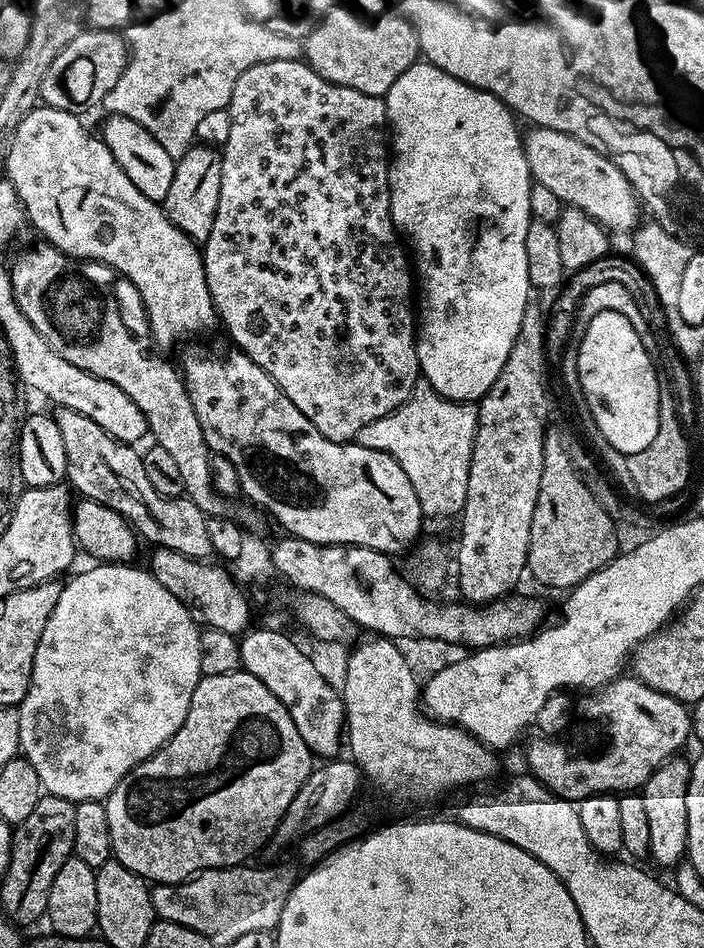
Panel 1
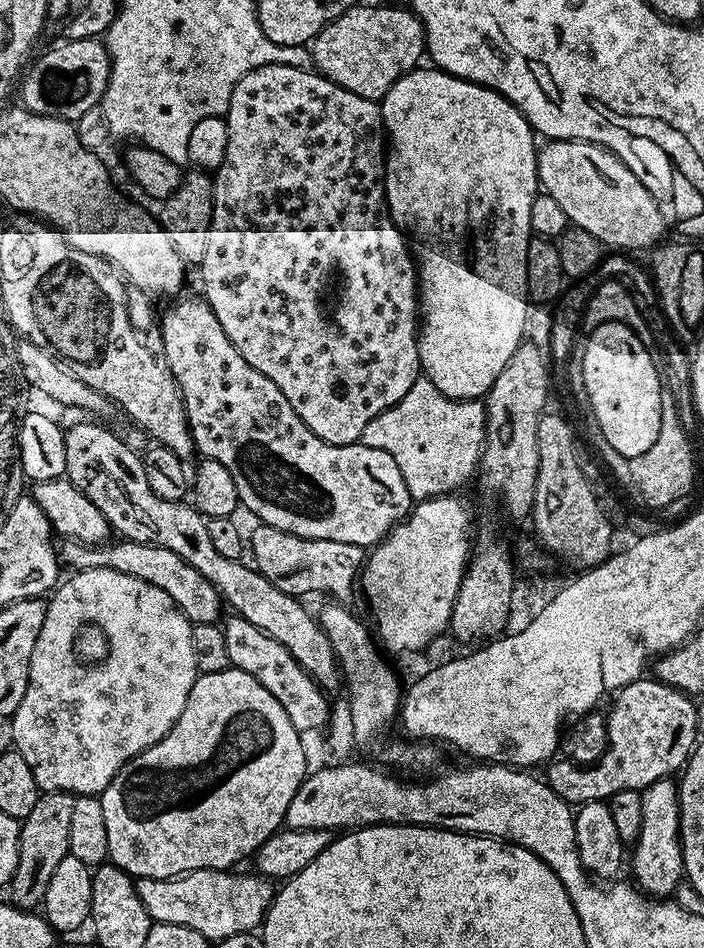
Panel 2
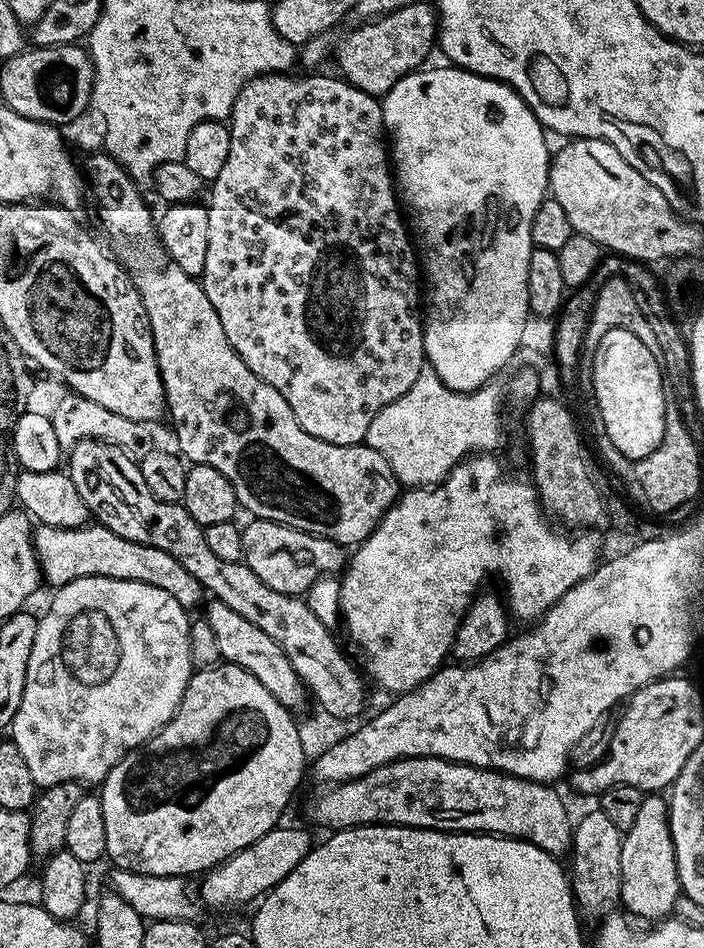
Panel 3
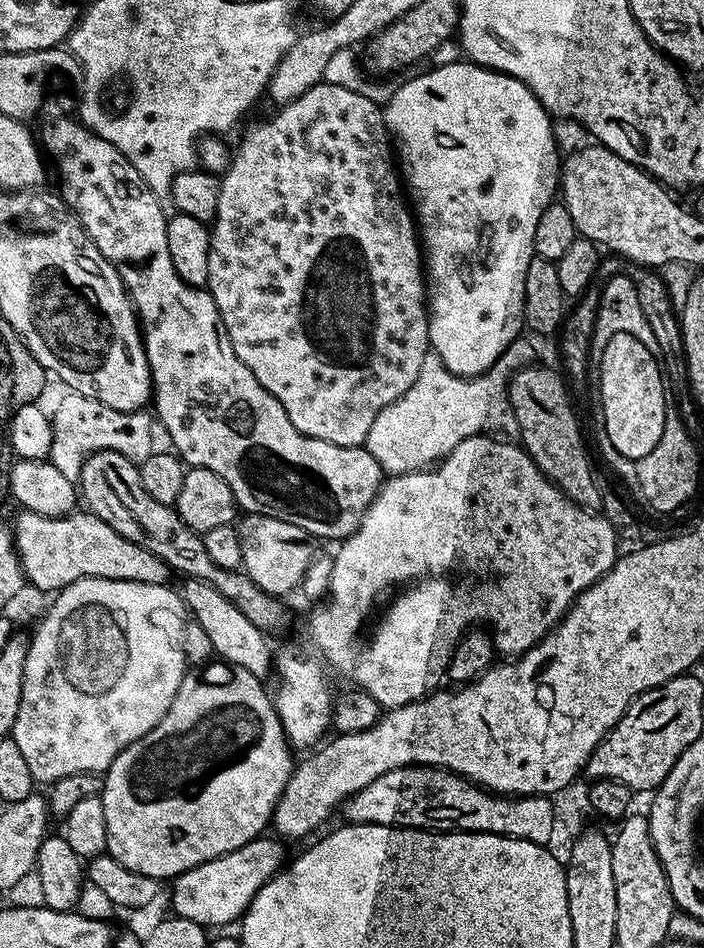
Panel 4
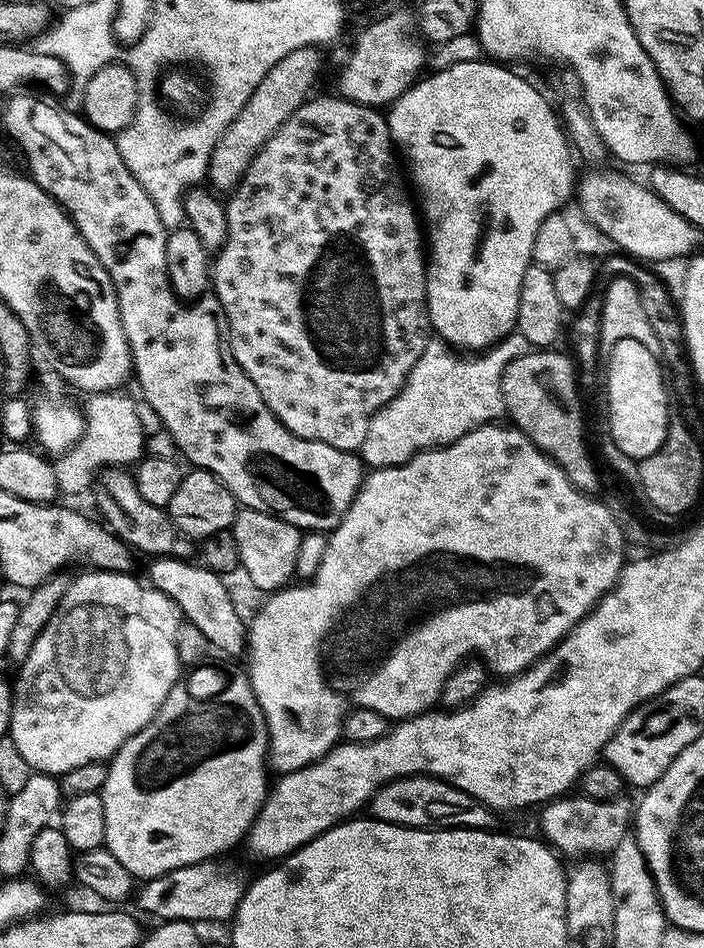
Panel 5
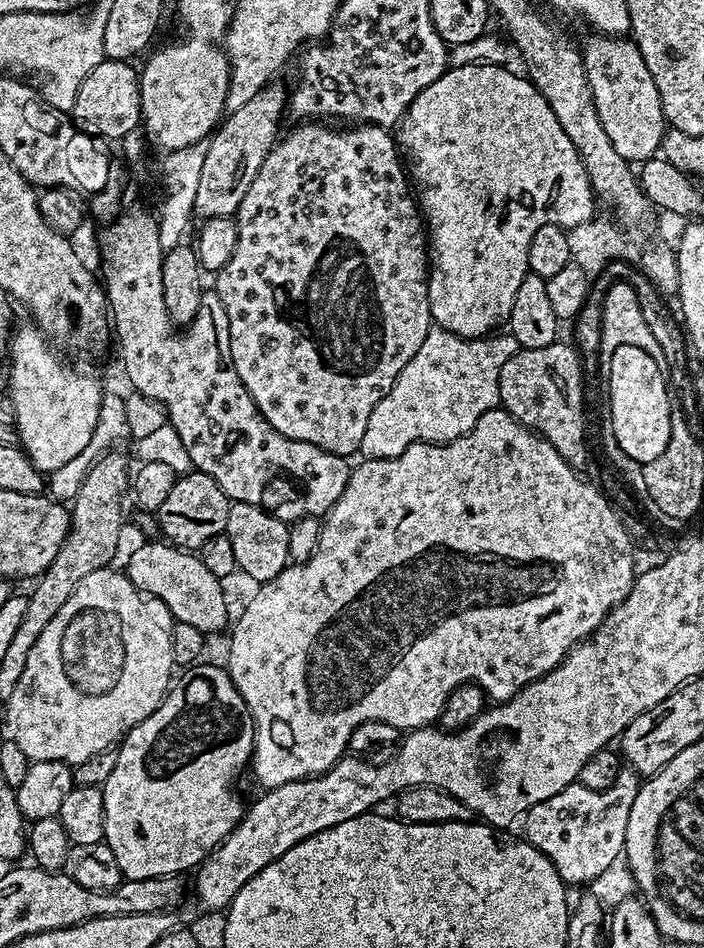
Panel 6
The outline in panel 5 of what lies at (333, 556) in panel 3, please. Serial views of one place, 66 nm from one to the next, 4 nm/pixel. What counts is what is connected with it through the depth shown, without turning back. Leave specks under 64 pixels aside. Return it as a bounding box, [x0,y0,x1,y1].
[230,507,301,594]

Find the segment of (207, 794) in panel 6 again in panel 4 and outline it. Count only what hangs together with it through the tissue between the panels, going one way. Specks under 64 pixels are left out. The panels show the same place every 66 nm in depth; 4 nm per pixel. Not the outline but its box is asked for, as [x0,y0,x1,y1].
[102,658,294,882]

